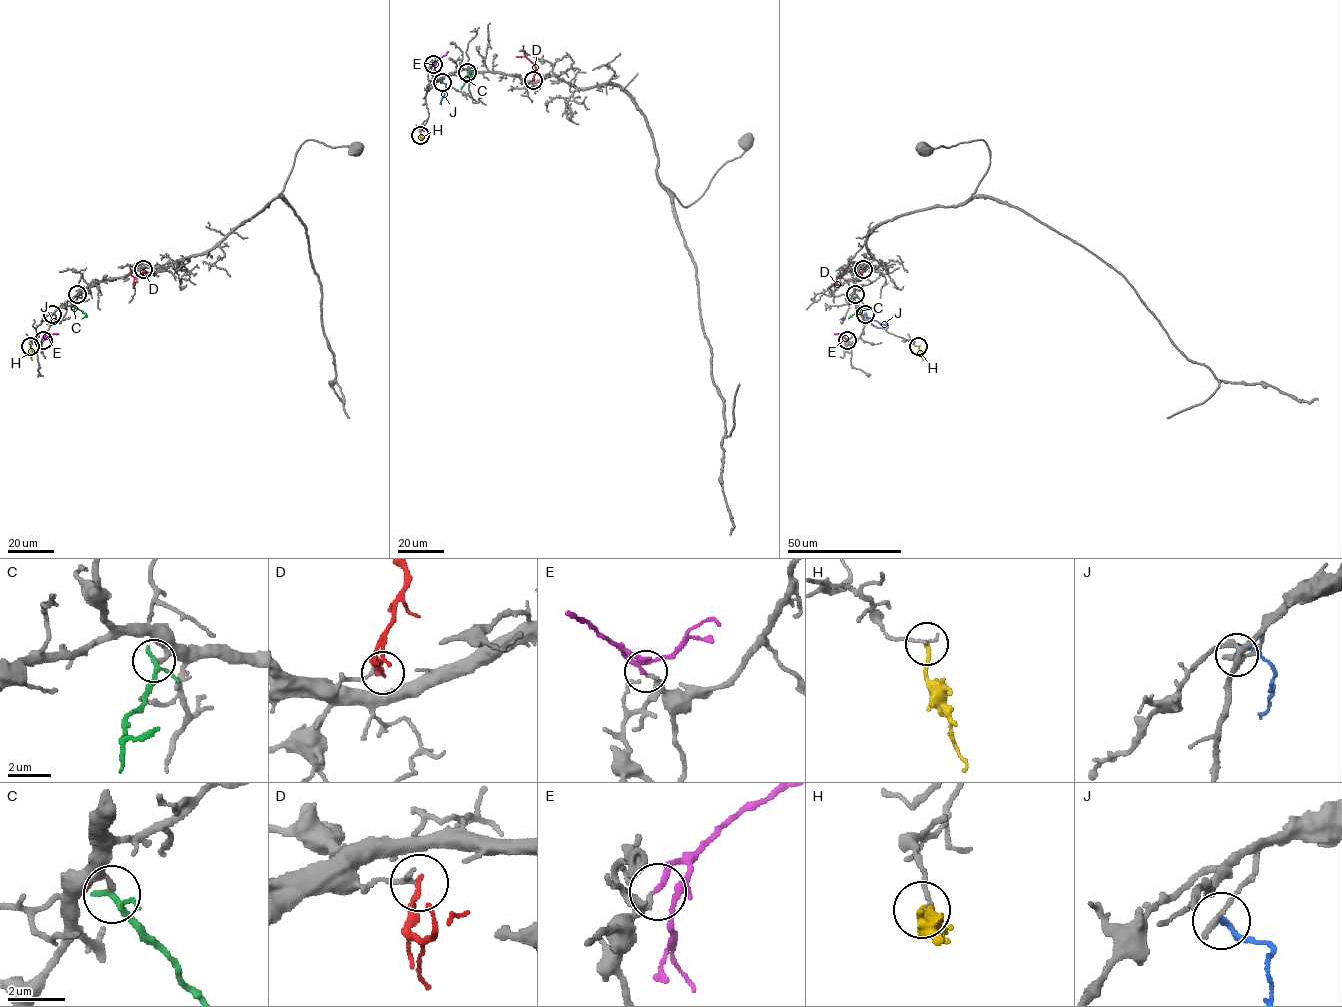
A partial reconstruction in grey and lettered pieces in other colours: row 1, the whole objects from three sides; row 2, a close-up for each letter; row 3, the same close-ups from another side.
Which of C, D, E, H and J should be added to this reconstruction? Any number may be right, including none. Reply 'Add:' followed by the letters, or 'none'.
Add: E

